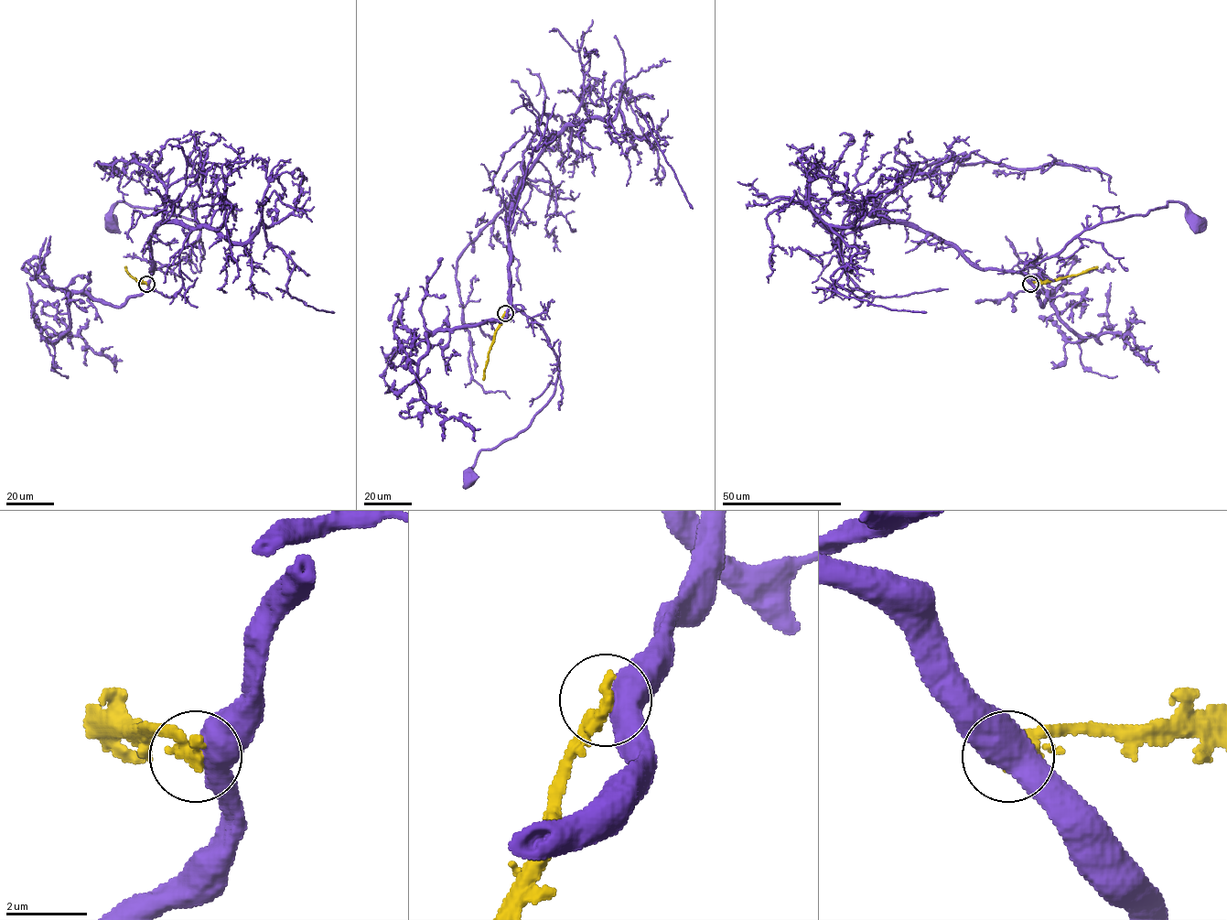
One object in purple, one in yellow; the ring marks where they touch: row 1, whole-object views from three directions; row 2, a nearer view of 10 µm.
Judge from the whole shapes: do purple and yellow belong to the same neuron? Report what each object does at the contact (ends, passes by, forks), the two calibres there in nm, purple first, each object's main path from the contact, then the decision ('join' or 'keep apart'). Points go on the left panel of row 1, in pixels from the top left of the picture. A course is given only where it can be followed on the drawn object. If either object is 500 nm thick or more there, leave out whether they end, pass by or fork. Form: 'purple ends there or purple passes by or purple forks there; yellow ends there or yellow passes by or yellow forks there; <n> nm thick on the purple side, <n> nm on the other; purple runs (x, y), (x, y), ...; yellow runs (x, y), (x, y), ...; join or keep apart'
550 nm thick on the purple side, 420 nm on the other; purple runs (147, 284), (152, 272), (175, 265), (188, 254), (199, 226), (194, 221), (123, 201), (113, 207), (110, 221); yellow runs (146, 284), (131, 276), (126, 266); keep apart

